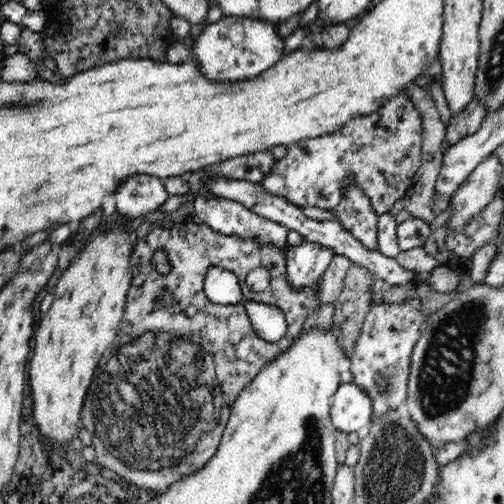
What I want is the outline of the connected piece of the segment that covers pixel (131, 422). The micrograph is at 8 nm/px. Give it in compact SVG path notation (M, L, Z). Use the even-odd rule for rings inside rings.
M194 221L175 224L170 230L163 228L152 229L143 239L136 239L134 252L130 256L130 271L132 284L128 290L125 314L119 324L118 332L96 365L91 385L85 394L82 405L82 420L90 432L91 445L95 448L95 460L108 469L122 475L137 487L164 493L178 480L194 474L204 468L208 460L216 454L230 410L237 396L249 380L276 356L280 356L289 344L301 333L306 320L321 306L320 288L322 276L303 287L294 287L288 279L288 249L286 243L264 243L258 237L242 237L240 235L214 232L208 224L196 224ZM160 247L168 251L172 261L170 274L156 274L150 264L150 257ZM211 266L220 266L233 272L238 279L242 298L254 299L256 302L276 306L282 309L286 319L287 329L284 336L276 342L262 340L251 325L245 311L243 300L234 304L216 304L205 295L203 284L206 271ZM254 268L268 270L269 283L266 290L254 292L246 284L246 278ZM160 290L166 290L172 296L170 314L174 312L174 324L180 336L174 338L168 332L152 332L144 334L144 322L148 314L164 308L164 303L158 302Z

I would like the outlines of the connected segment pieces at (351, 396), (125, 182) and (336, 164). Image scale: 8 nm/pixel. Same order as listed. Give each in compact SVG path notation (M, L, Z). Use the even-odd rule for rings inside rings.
M354 382L342 383L332 396L330 418L336 430L363 433L373 419L372 414L372 397Z
M146 173L126 175L113 194L118 213L132 218L158 210L169 196L161 178Z
M403 93L372 115L353 119L346 127L331 136L300 140L288 146L287 156L277 160L274 168L264 176L262 185L266 191L282 196L302 209L312 207L335 211L346 198L349 180L349 184L359 188L369 200L372 213L380 217L387 214L414 186L415 174L420 168L423 156L425 132L422 123L419 109L412 103L411 98Z

